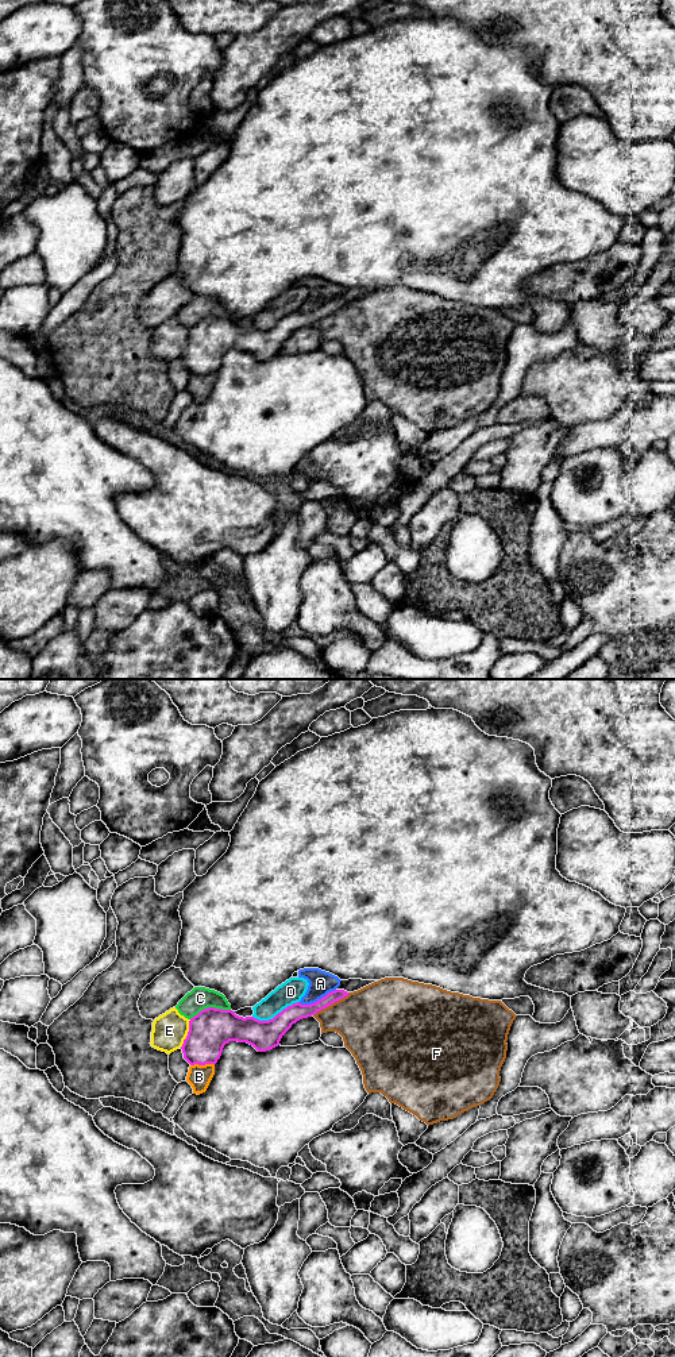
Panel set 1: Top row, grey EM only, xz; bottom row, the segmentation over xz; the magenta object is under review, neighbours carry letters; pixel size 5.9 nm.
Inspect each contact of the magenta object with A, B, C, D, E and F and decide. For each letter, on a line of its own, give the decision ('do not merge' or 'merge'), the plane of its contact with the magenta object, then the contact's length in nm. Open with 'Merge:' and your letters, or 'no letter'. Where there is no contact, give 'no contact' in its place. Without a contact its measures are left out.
Merge: no letter
A: do not merge | xz | 240 nm
B: do not merge | xz | 140 nm
C: do not merge | xz | 260 nm
D: do not merge | xz | 300 nm
E: do not merge | xz | 180 nm
F: do not merge | xz | 260 nm

